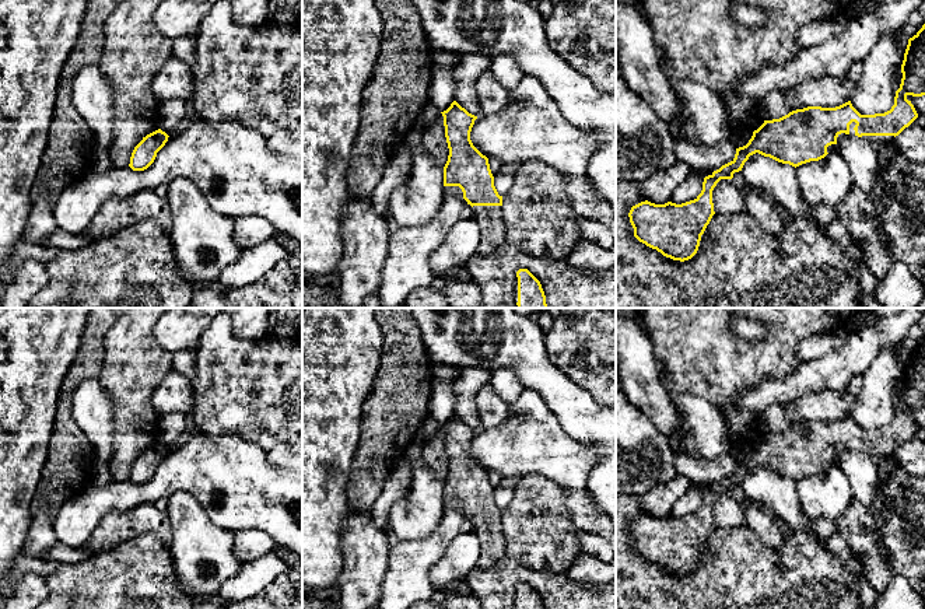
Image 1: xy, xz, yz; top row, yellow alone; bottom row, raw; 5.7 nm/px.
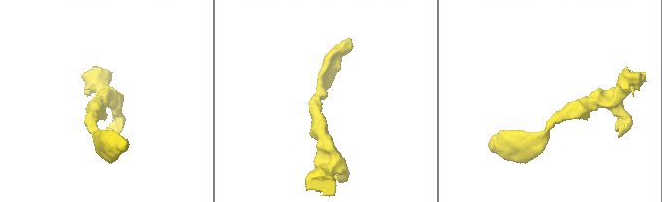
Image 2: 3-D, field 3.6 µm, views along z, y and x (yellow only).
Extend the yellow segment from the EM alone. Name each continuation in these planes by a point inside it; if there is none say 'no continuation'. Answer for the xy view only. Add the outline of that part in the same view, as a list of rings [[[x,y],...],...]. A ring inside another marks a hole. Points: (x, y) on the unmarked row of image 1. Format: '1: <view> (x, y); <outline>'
no continuation

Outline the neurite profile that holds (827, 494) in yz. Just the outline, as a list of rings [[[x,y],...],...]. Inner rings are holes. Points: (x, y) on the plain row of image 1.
[[[838,465],[819,475],[796,480],[802,511],[806,519],[820,517],[837,519],[851,503],[851,483]]]

